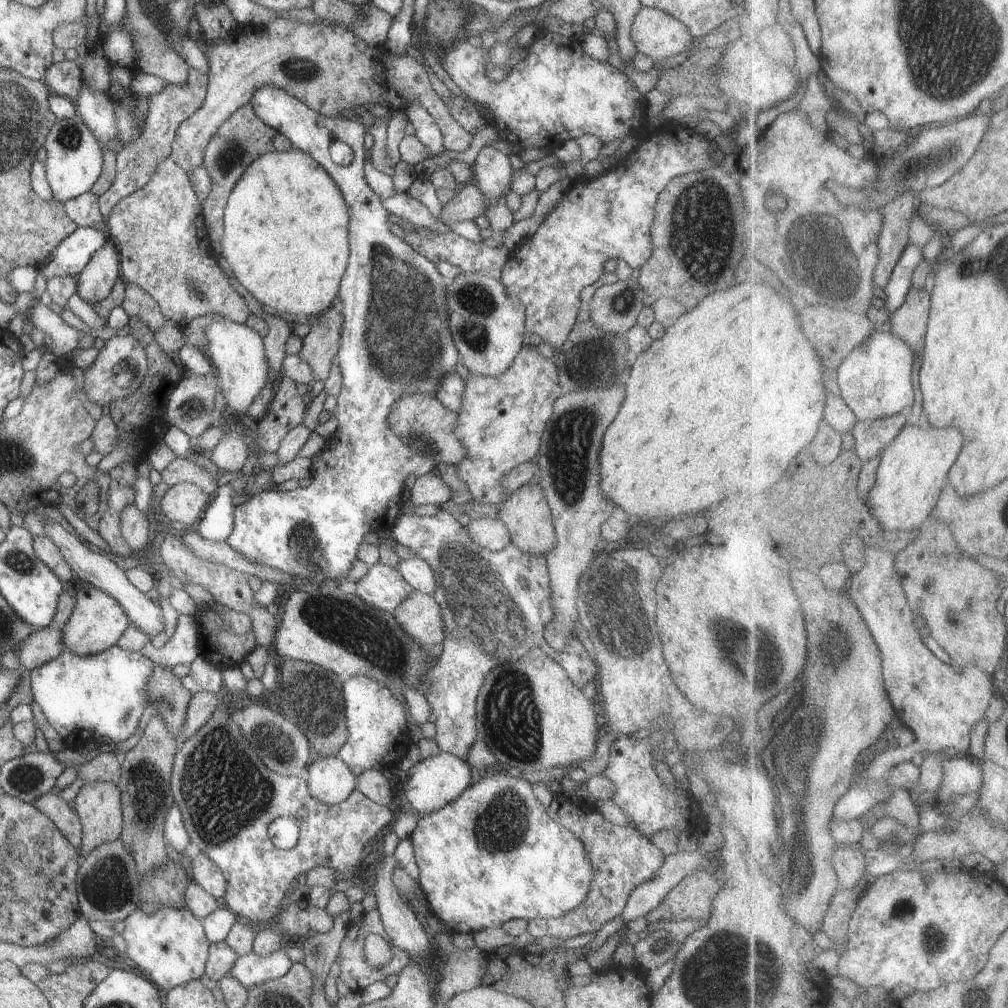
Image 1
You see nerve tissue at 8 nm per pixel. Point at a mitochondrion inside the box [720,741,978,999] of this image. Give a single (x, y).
(932, 943)

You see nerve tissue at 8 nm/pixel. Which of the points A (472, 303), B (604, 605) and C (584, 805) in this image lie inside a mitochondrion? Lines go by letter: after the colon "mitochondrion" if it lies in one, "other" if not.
A: mitochondrion
B: mitochondrion
C: other

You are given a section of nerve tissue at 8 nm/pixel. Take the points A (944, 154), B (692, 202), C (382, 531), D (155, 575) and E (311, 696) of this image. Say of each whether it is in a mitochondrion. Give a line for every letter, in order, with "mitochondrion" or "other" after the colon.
A: mitochondrion
B: mitochondrion
C: other
D: other
E: mitochondrion

